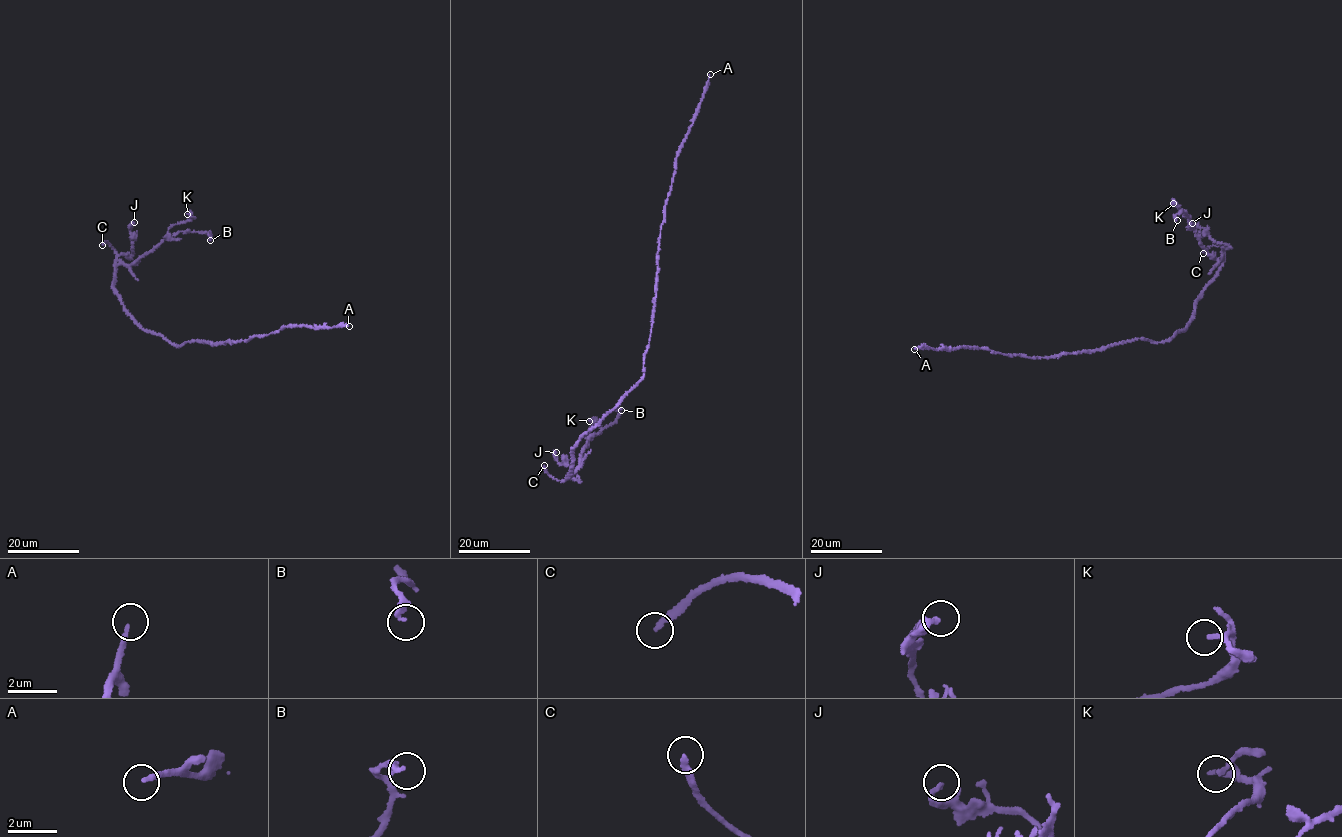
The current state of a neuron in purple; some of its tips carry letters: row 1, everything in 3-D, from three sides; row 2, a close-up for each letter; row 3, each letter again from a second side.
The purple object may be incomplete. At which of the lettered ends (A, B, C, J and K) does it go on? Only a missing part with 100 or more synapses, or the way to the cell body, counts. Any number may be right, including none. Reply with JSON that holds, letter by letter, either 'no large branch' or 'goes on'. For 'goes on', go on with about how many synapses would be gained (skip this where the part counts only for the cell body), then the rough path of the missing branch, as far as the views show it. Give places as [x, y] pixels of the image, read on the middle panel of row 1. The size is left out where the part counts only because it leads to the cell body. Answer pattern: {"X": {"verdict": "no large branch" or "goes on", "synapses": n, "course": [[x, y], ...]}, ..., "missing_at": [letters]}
{"A": {"verdict": "goes on", "synapses": 250}, "B": {"verdict": "no large branch"}, "C": {"verdict": "goes on", "course": [[544, 465], [537, 457], [517, 451]]}, "J": {"verdict": "no large branch"}, "K": {"verdict": "no large branch"}, "missing_at": ["A", "C"]}

